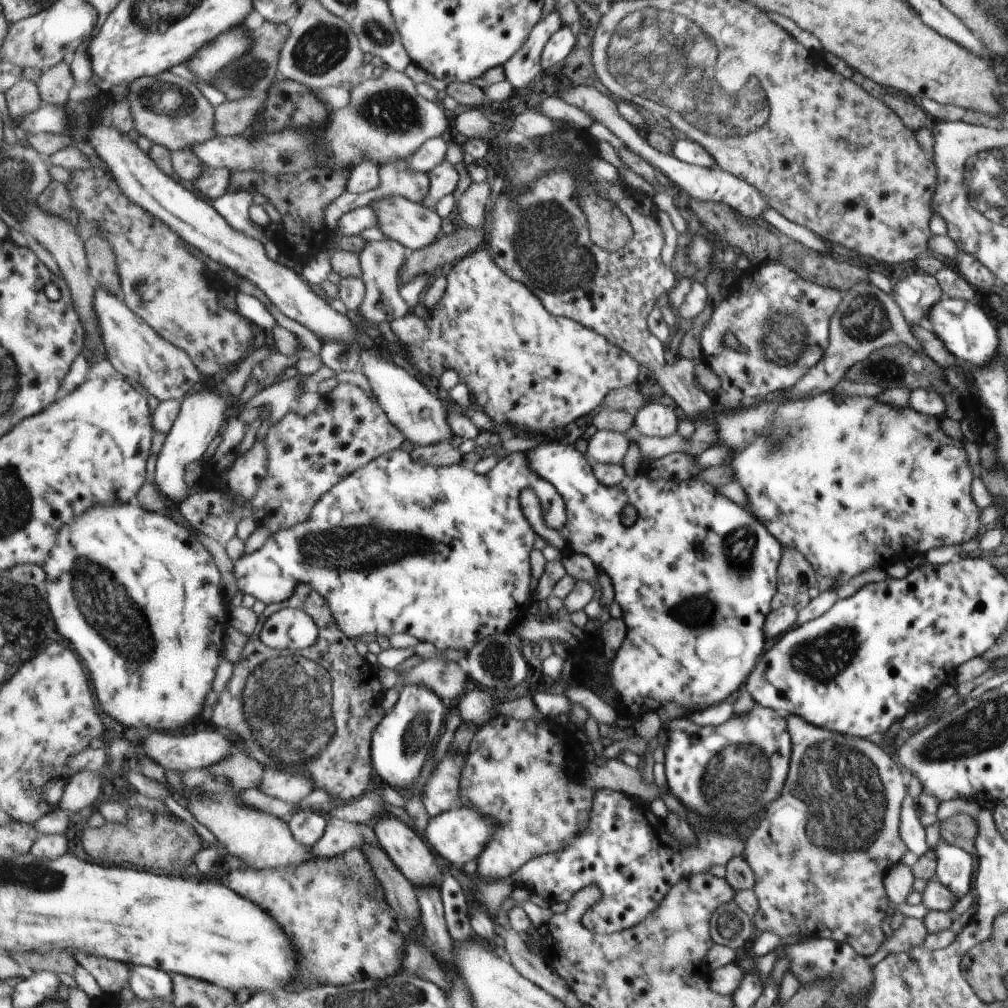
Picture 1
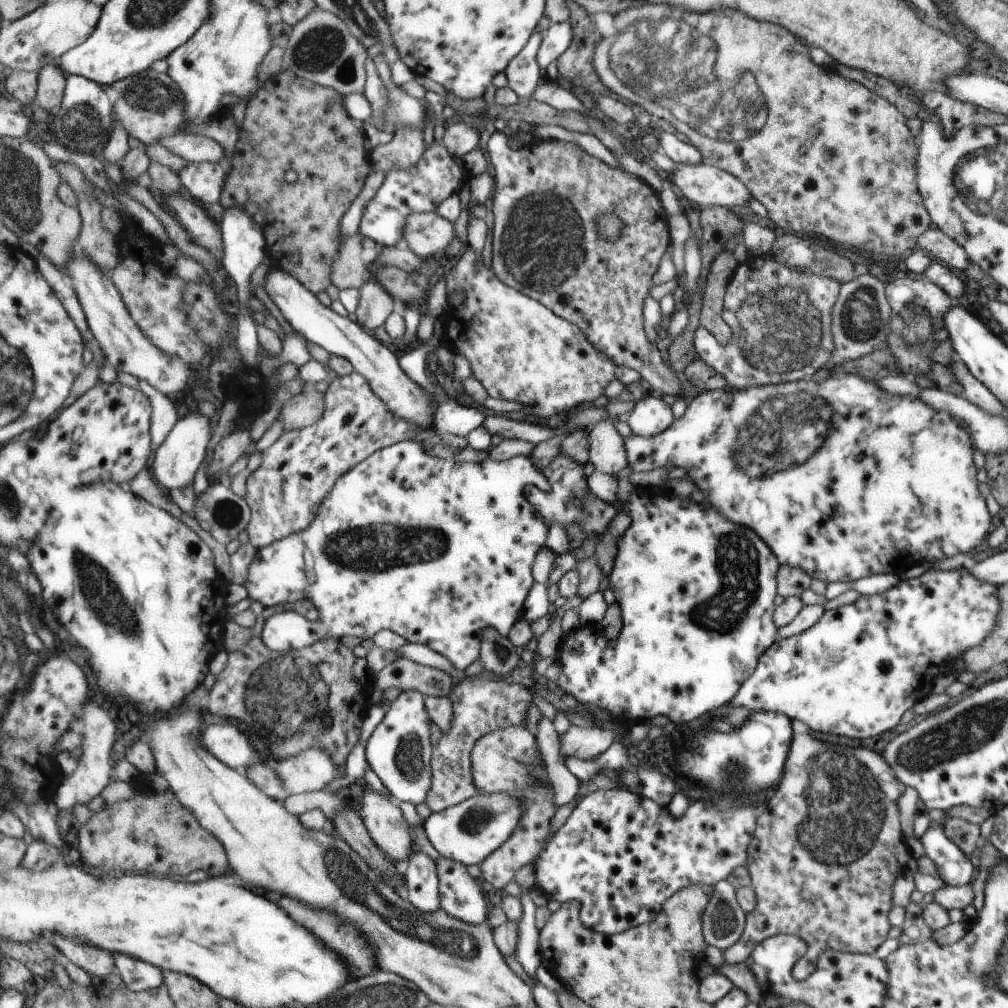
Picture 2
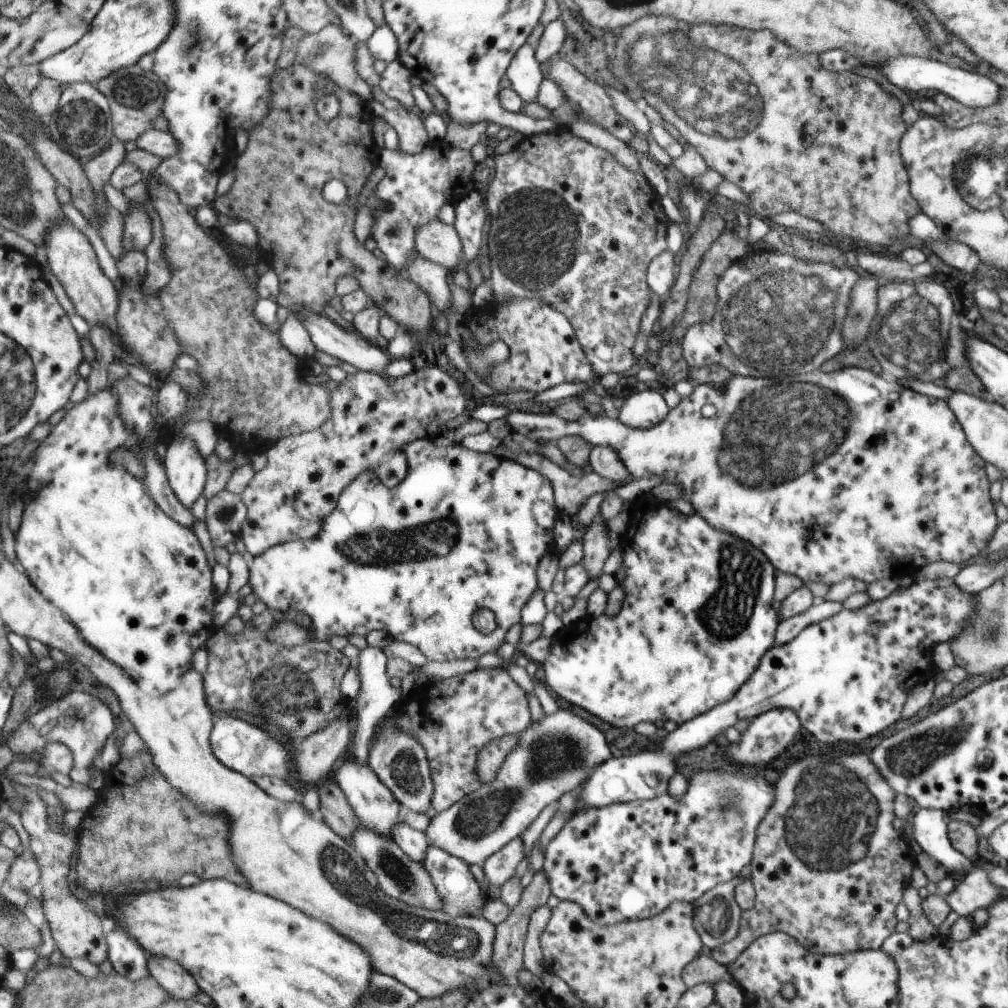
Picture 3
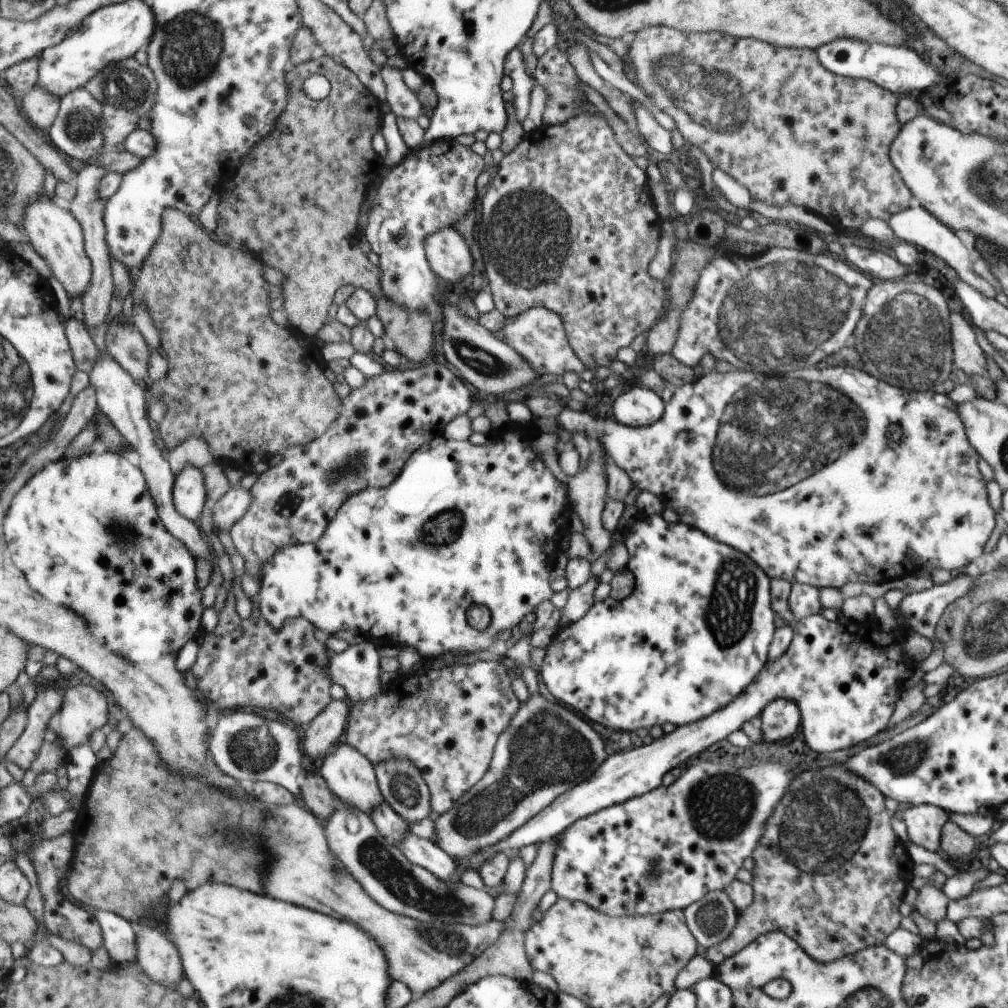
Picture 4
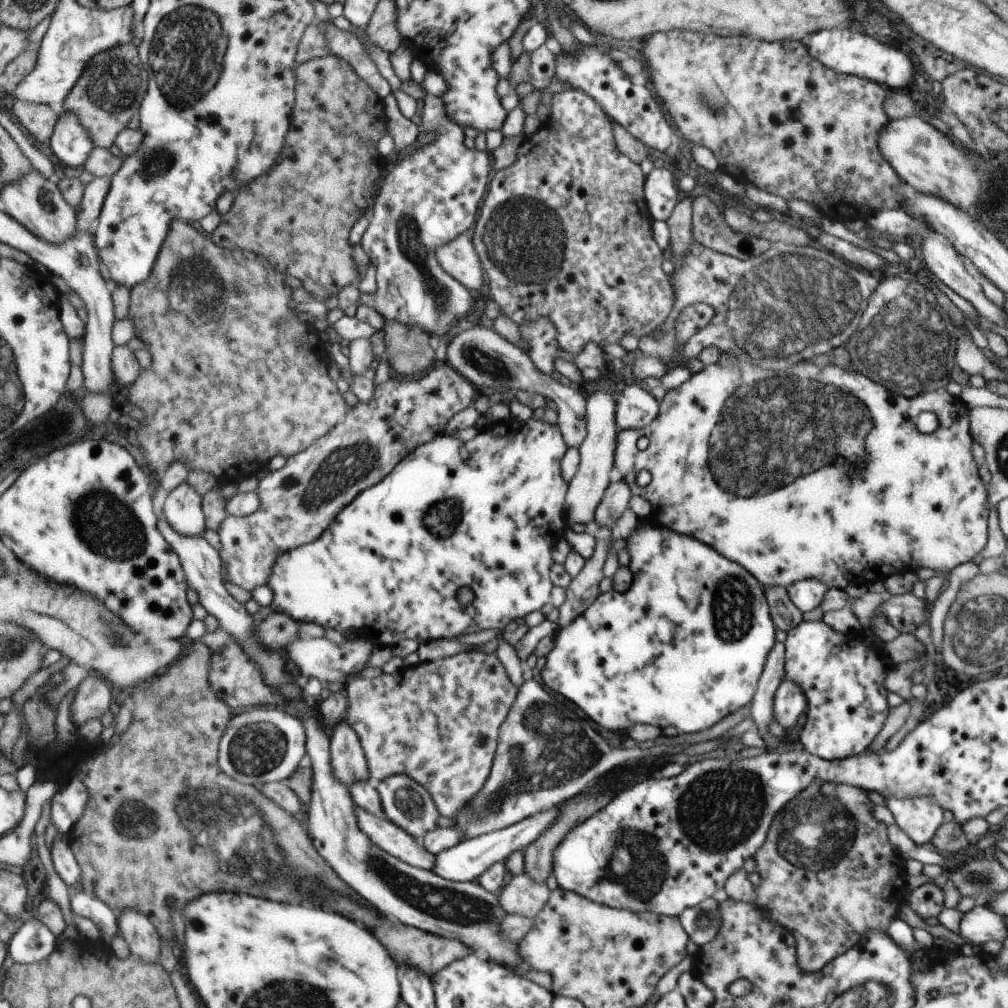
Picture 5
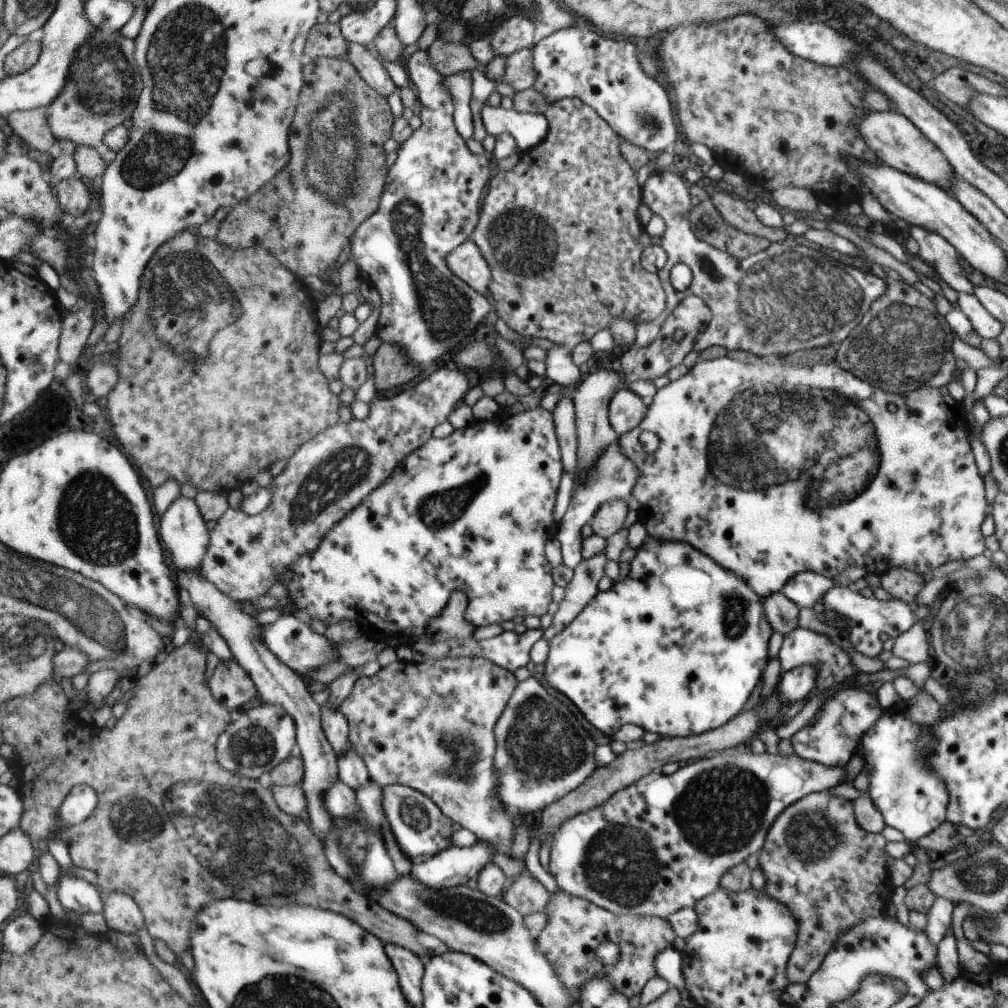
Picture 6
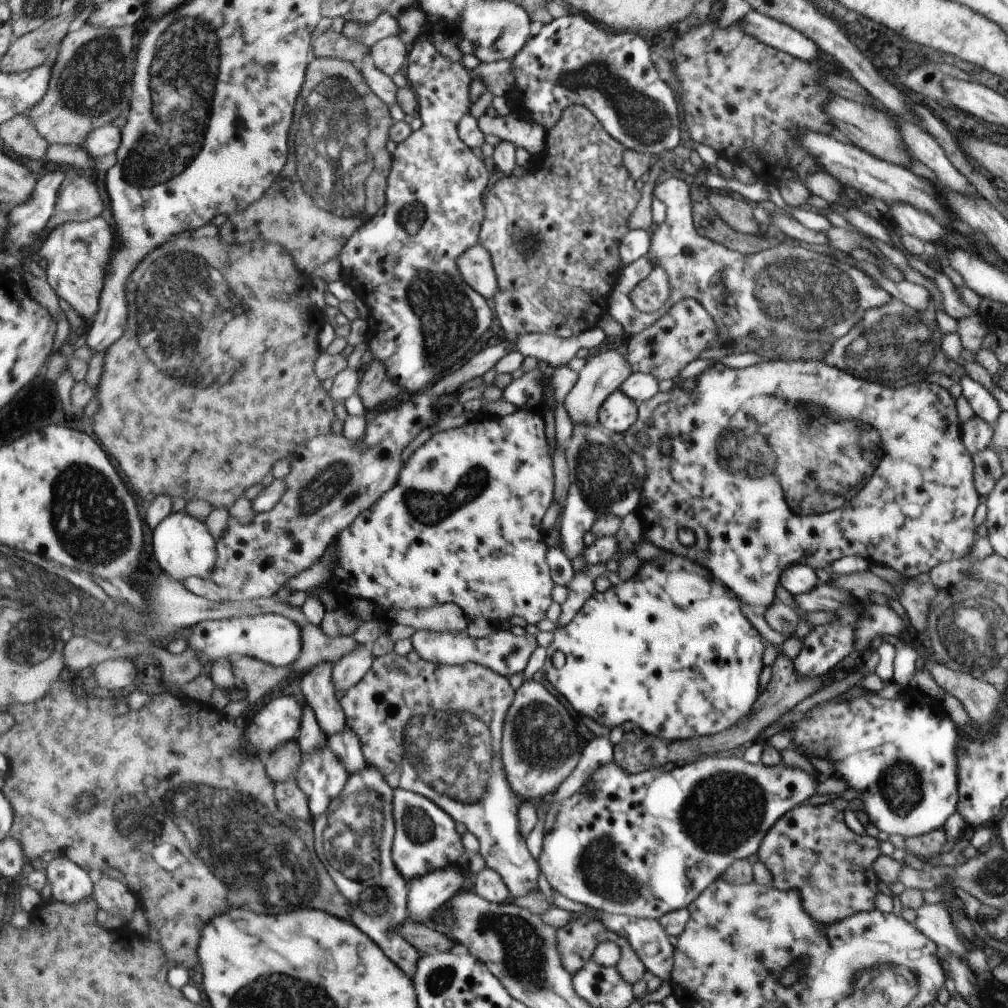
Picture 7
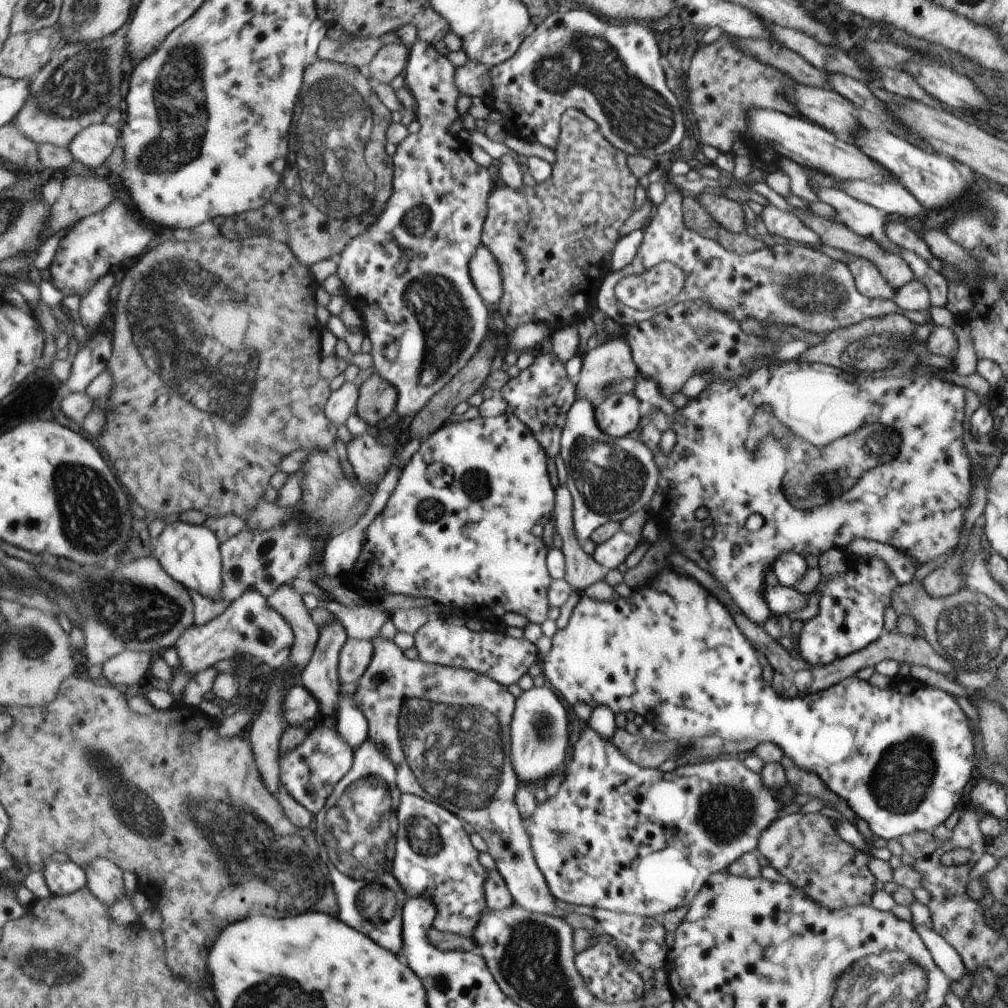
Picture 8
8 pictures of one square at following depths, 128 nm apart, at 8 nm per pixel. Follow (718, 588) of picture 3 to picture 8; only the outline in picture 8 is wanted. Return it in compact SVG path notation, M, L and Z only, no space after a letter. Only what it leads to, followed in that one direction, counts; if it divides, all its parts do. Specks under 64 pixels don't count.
M670 568L662 569L656 577L644 586L632 589L632 594L624 598L615 594L611 601L597 601L588 595L581 595L581 599L572 611L568 624L563 629L558 629L551 638L551 649L542 657L540 665L546 678L550 680L552 686L563 694L564 700L568 704L584 702L590 708L609 708L615 715L627 714L629 717L653 715L653 722L648 729L664 732L668 738L676 742L688 744L691 740L700 740L702 737L712 735L719 736L725 741L746 741L748 739L757 740L760 743L770 741L777 744L786 756L789 756L793 763L804 770L815 772L826 786L842 797L849 807L869 824L871 832L876 837L899 839L902 836L915 833L916 831L931 832L942 822L948 820L948 816L956 810L960 802L960 794L964 796L966 784L972 778L972 768L974 768L974 744L972 744L972 734L968 728L968 720L964 716L964 711L950 694L942 692L942 689L931 686L924 686L920 689L907 689L903 686L892 685L886 690L870 685L868 681L858 679L858 677L848 677L838 684L823 690L795 699L785 699L778 696L762 678L762 666L758 662L756 647L751 640L739 629L735 621L734 614L728 612L725 604L722 604L718 597L712 596L708 589L705 589L696 579L686 578L676 574Z

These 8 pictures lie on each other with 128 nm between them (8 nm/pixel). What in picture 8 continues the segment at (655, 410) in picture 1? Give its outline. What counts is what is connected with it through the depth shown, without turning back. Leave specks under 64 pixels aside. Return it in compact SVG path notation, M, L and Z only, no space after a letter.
M632 392L608 395L595 407L595 419L606 434L625 437L638 426L640 402Z

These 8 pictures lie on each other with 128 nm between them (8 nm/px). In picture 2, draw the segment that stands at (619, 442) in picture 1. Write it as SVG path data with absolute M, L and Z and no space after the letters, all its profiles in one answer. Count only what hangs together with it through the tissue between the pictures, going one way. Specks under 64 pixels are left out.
M609 419L595 424L589 433L590 468L619 476L628 466L625 440Z

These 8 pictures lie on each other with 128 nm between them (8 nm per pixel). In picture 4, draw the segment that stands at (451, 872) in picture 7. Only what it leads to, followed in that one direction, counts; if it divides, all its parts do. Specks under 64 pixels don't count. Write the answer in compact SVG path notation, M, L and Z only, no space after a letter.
M821 614L794 622L792 643L788 650L778 660L769 660L747 692L726 709L702 721L677 727L670 734L664 733L648 746L614 753L594 777L566 792L553 805L532 818L527 825L520 826L511 837L504 838L504 841L495 846L488 846L480 852L476 850L476 854L472 856L456 858L458 872L462 875L468 869L476 870L476 864L482 866L484 862L491 861L499 854L511 857L513 850L526 848L536 842L548 842L559 837L564 830L584 817L659 788L667 772L682 766L688 758L701 754L702 750L707 750L713 744L730 737L732 733L740 730L745 722L763 715L767 707L780 698L788 698L799 704L803 710L802 732L805 743L818 754L852 748L860 742L866 742L882 730L886 732L886 728L889 728L888 720L892 717L896 702L902 694L900 680L904 672L908 672L908 666L915 663L904 662L905 656L902 656L894 632L884 634L880 628L874 628L874 636L890 636L892 662L888 662L888 650L880 644L882 640L878 640L878 644L876 640L874 644L868 644L866 634L854 630L848 624L850 620L843 616L842 620L830 622Z

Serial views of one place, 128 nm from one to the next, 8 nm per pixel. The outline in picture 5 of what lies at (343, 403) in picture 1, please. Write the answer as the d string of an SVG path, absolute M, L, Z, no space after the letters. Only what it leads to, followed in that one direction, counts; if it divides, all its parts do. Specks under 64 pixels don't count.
M448 366L429 370L422 378L394 380L376 385L370 402L359 401L344 421L332 432L315 442L308 450L288 459L288 464L279 471L268 471L260 477L257 491L263 500L257 513L247 517L230 515L223 524L219 536L222 540L222 556L229 566L230 583L253 592L258 586L268 585L283 554L301 546L316 542L338 520L340 513L356 500L366 489L378 485L410 456L420 445L445 434L448 421L464 408L473 404L474 392L460 390L460 376Z

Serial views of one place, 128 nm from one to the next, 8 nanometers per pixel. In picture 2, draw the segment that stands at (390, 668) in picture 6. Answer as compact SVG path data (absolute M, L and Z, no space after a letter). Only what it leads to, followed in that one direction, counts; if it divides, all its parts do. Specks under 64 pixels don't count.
M479 676L466 677L461 682L455 683L453 690L448 696L453 704L454 718L452 729L449 734L444 734L437 746L433 746L431 752L431 774L432 782L430 792L427 794L425 803L429 806L432 813L446 810L448 807L463 803L470 797L474 797L478 790L474 784L471 754L479 742L486 734L494 729L506 729L508 727L530 724L528 718L529 706L533 700L532 692L520 684L515 684L512 680L503 678L489 677L487 680Z

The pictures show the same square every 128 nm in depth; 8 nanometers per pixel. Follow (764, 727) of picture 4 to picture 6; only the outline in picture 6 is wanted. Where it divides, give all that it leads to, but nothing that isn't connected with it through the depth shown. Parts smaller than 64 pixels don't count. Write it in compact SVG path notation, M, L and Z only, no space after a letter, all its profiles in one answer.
M801 666L791 671L783 671L777 686L779 701L790 706L809 698L810 692L813 692L814 680L818 680L818 672L815 667L811 666Z

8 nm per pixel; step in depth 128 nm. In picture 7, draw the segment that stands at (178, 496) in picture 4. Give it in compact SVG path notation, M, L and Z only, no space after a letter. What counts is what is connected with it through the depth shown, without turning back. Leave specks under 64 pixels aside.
M190 511L173 512L154 531L155 564L168 570L174 578L186 582L190 577L210 578L218 569L219 541L212 534L208 523L196 518Z

